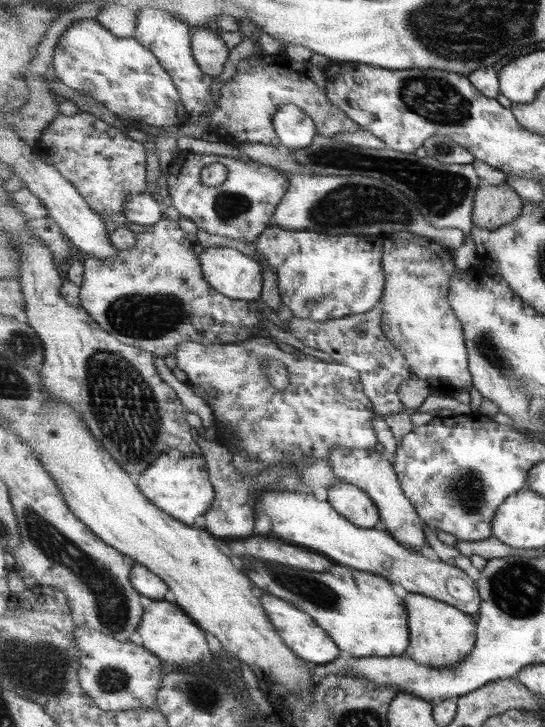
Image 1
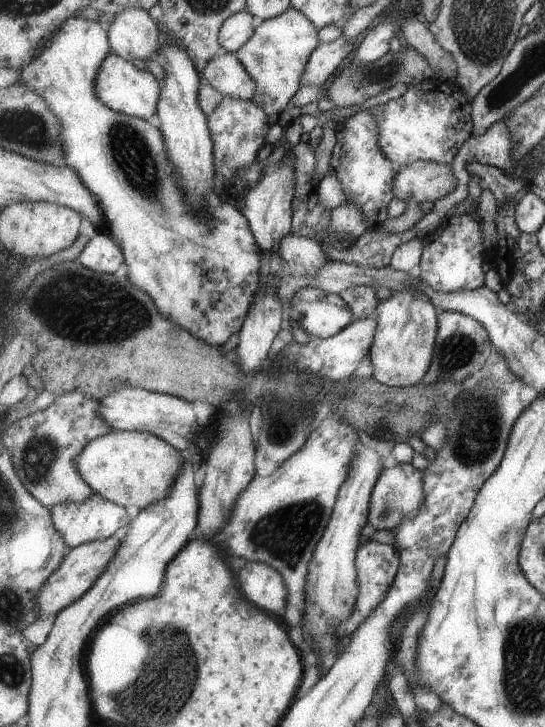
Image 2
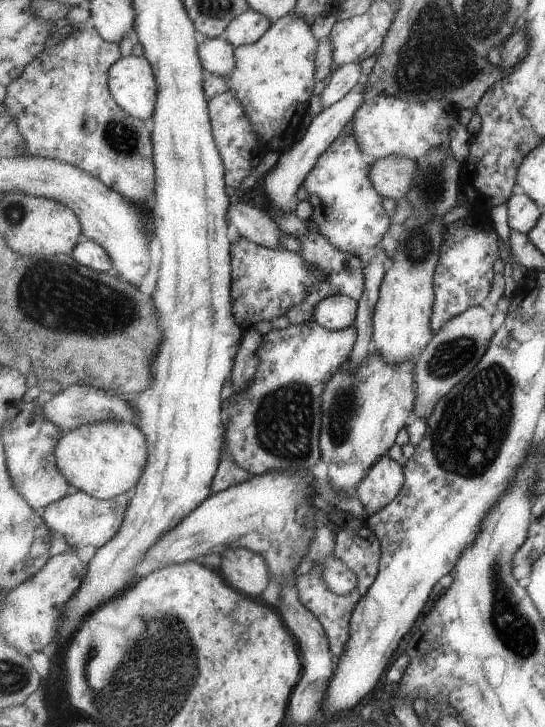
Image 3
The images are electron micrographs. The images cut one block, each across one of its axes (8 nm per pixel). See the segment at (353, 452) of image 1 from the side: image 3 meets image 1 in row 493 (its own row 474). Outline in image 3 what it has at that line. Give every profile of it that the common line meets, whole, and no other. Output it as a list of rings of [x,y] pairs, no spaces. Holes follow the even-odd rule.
[[[385,455],[365,476],[353,494],[363,503],[367,514],[373,516],[400,496],[407,478],[403,462]]]

